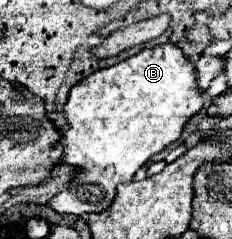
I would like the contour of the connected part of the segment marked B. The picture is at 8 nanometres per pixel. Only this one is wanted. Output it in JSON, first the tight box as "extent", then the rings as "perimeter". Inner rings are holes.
{"extent":[47,44,203,214],"perimeter":[[[175,44],[143,48],[139,54],[93,72],[69,90],[63,108],[69,128],[61,132],[61,164],[77,168],[73,186],[55,194],[47,206],[59,214],[91,214],[105,210],[117,184],[133,180],[133,174],[155,154],[173,144],[183,126],[203,106],[203,94],[197,90],[193,64]],[[97,184],[99,188],[83,188]]]}

